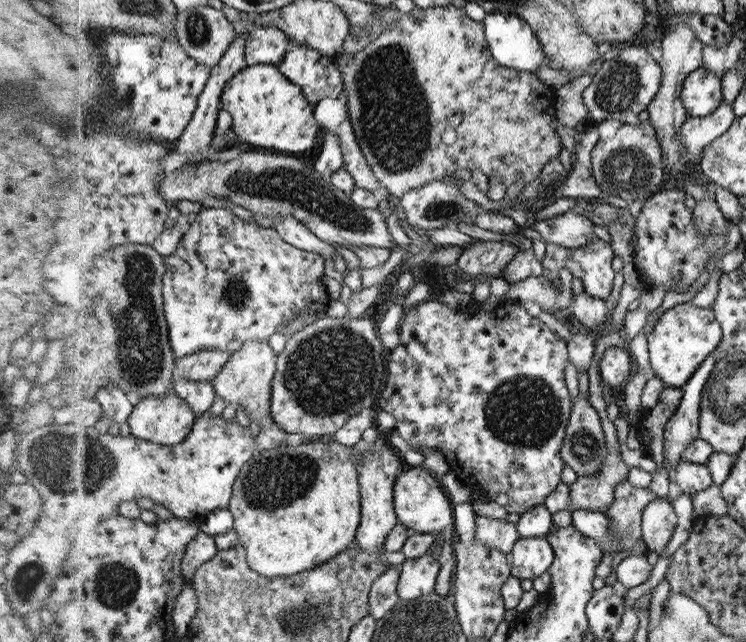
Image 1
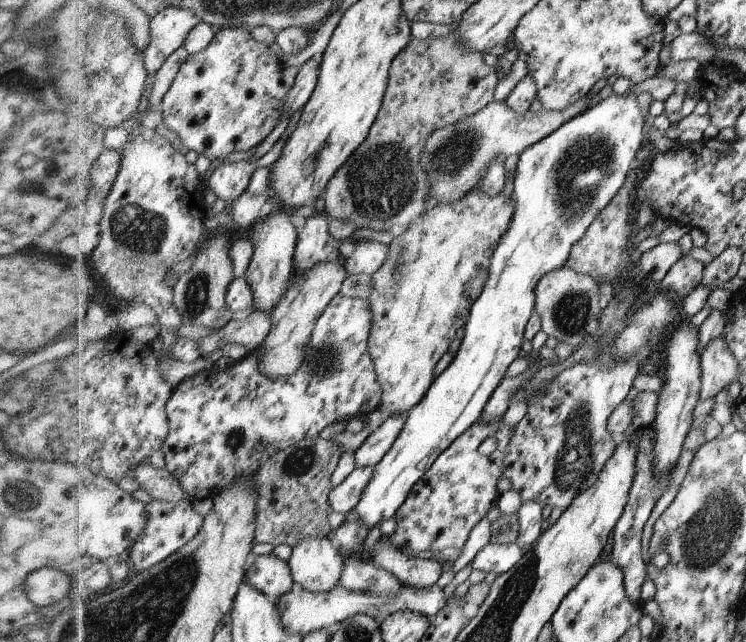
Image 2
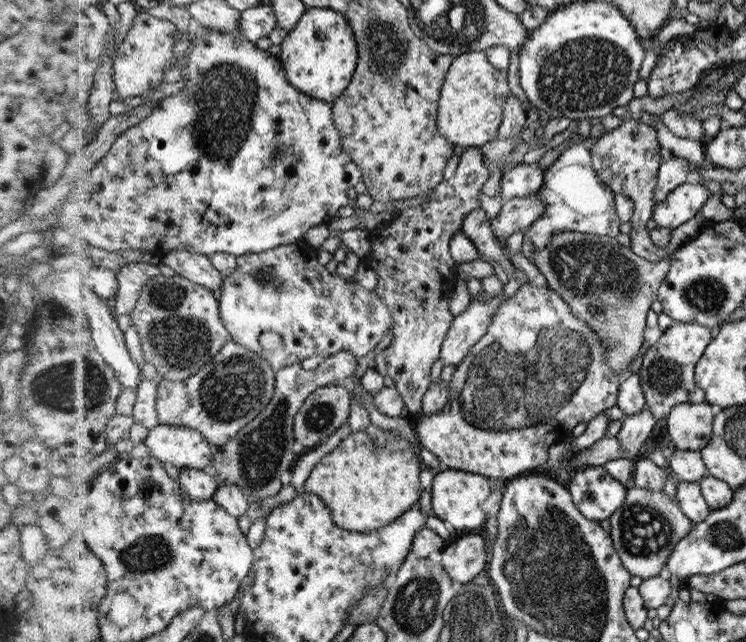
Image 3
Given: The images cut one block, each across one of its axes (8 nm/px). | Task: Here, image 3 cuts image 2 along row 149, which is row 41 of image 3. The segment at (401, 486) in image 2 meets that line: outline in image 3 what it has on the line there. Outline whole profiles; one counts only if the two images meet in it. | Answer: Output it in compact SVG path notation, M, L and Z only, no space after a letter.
M582 1L570 3L566 7L560 7L550 12L550 16L546 18L546 22L542 22L540 26L529 30L526 36L524 46L519 52L519 79L529 102L536 111L544 111L550 118L570 118L572 121L580 121L584 118L600 118L612 115L614 108L617 106L627 106L628 102L634 98L634 86L640 78L640 66L644 62L644 48L638 42L636 36L637 29L633 23L621 12L617 5L606 1Z

